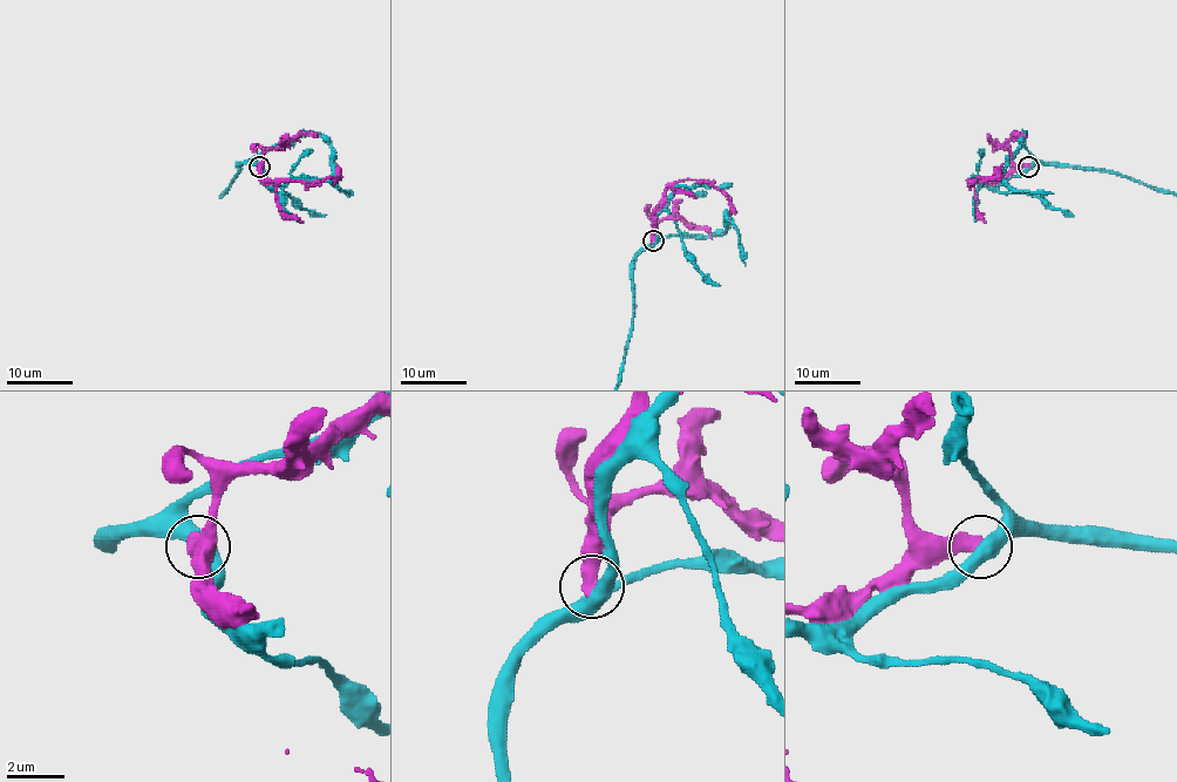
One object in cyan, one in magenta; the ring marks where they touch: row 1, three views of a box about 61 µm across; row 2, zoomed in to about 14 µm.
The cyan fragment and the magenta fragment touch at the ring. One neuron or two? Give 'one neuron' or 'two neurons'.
two neurons

